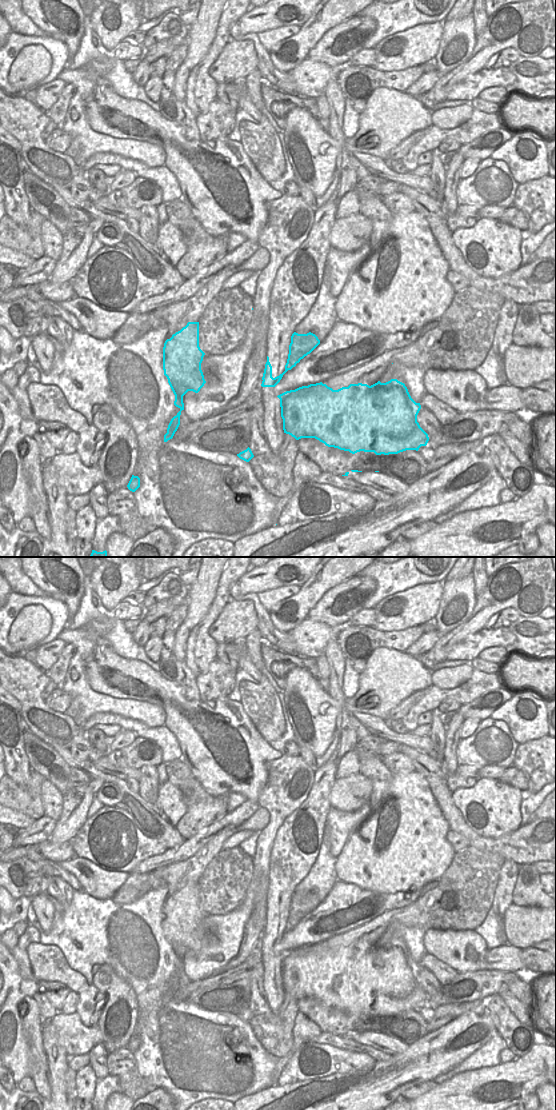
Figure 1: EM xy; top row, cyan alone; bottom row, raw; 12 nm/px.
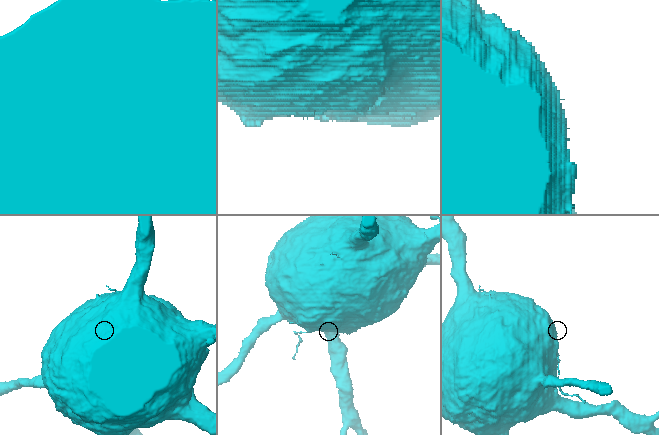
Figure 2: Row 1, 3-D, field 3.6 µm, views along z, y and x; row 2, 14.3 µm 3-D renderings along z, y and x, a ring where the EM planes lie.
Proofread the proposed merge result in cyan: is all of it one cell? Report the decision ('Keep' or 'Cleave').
Cleave

